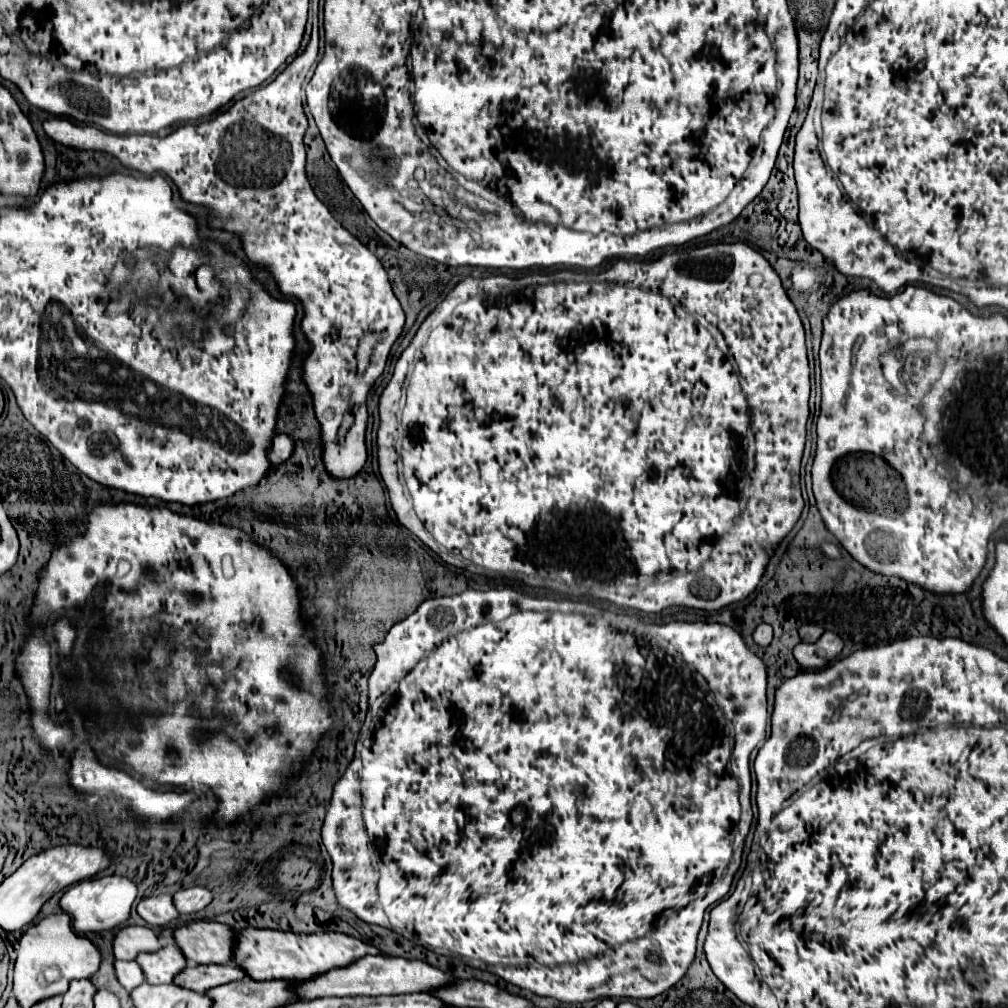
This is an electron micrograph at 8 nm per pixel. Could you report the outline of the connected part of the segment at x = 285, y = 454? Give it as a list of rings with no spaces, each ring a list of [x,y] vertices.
[[[278,434],[278,436],[274,436],[274,448],[272,448],[272,452],[270,452],[272,464],[274,464],[274,466],[284,464],[284,462],[294,454],[294,446],[296,446],[296,444],[292,444],[292,436],[288,436],[288,434]]]

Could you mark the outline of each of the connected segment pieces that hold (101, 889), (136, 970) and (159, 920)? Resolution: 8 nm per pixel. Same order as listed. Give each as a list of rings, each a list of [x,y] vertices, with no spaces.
[[[94,876],[82,882],[72,884],[60,898],[60,908],[72,918],[74,930],[80,934],[86,932],[104,932],[120,926],[128,920],[132,902],[136,900],[136,884],[126,876]]]
[[[114,960],[114,972],[116,972],[116,978],[118,982],[126,988],[126,990],[132,990],[136,986],[140,986],[144,982],[144,976],[142,976],[142,970],[136,962],[124,962],[124,960]]]
[[[168,894],[144,898],[136,910],[150,926],[166,926],[168,922],[172,922],[178,916],[178,912],[172,904],[172,896],[168,896]]]

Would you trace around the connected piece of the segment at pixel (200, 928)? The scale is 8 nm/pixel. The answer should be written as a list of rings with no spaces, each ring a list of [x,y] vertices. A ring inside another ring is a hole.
[[[190,922],[174,932],[176,946],[190,964],[228,964],[232,960],[234,928],[218,922]]]

